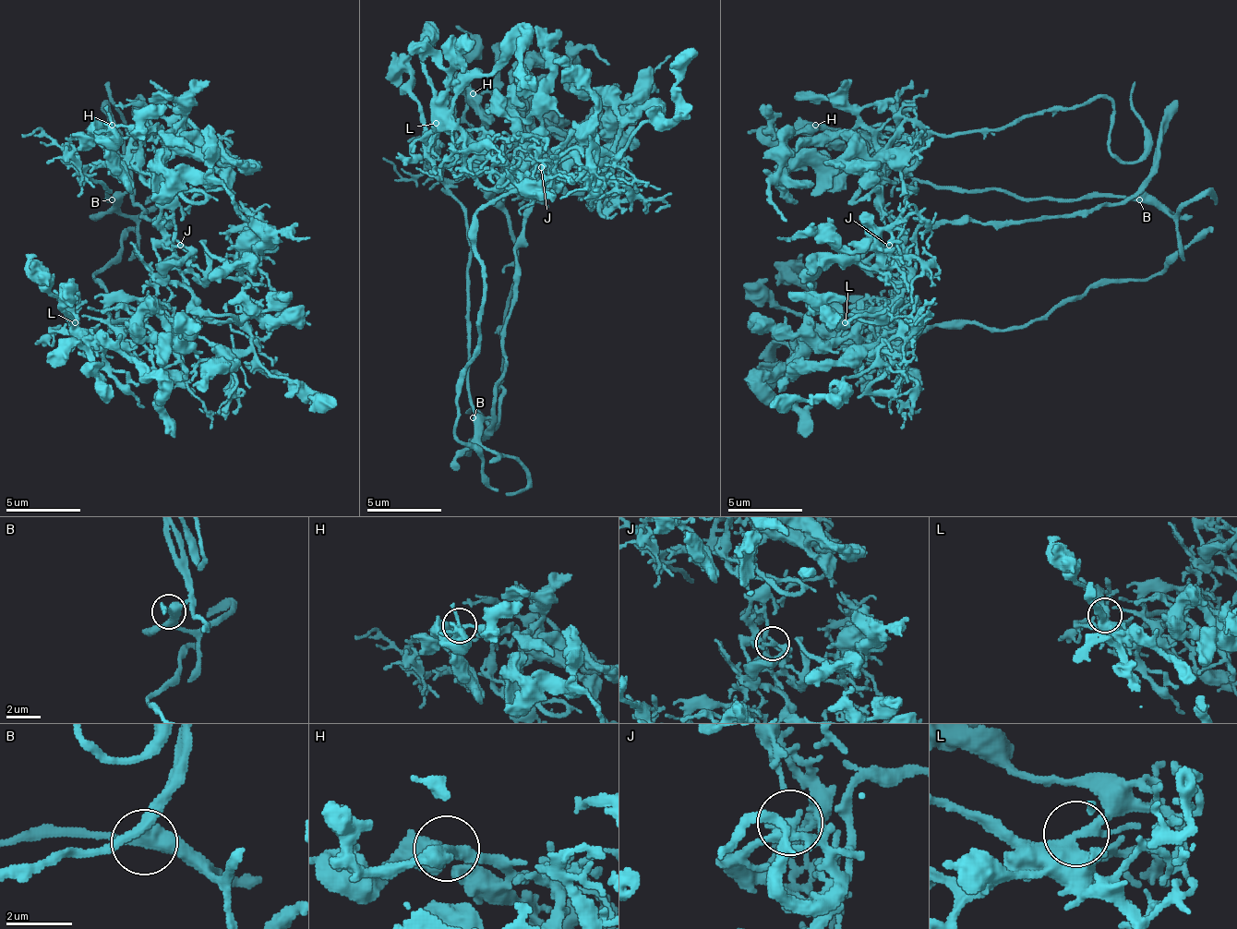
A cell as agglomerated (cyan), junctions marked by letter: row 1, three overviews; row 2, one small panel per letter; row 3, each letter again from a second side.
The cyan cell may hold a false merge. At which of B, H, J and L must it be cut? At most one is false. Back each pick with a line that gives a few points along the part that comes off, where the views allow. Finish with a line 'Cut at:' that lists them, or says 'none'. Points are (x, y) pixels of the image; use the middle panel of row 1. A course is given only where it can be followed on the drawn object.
Cut at: none

